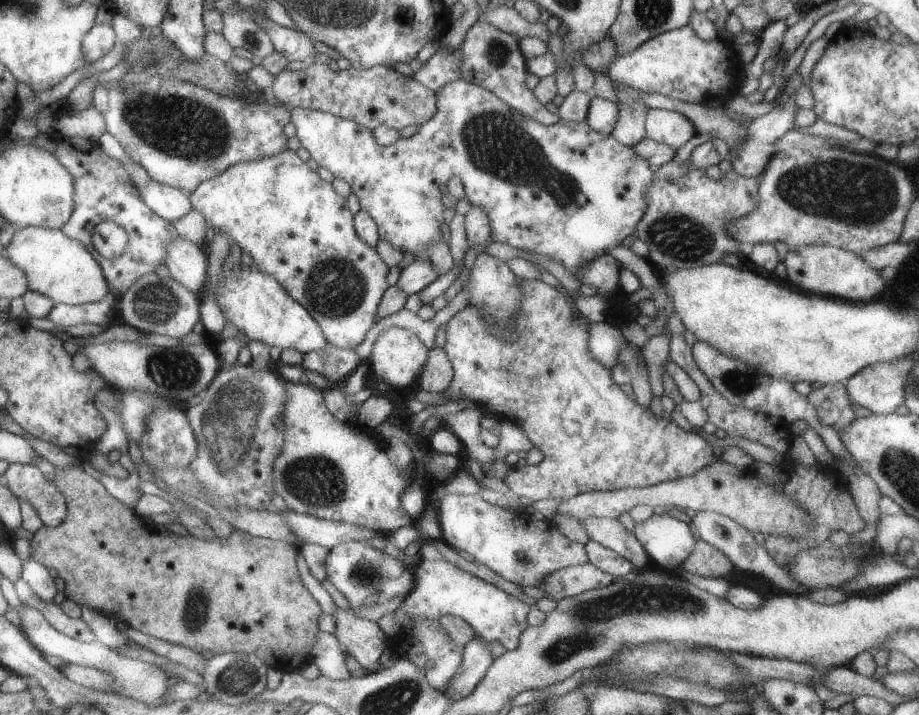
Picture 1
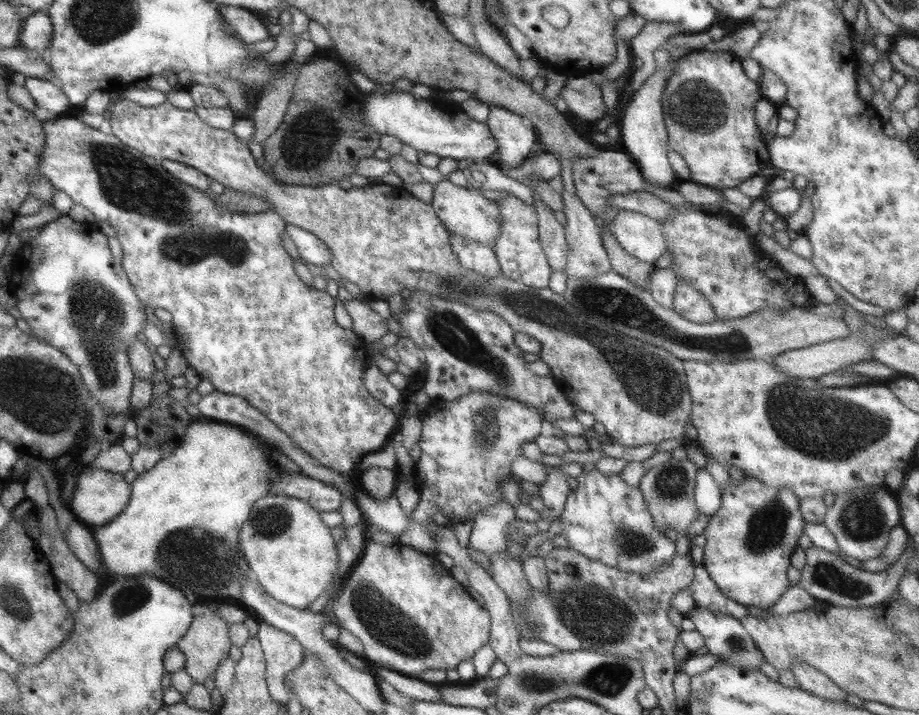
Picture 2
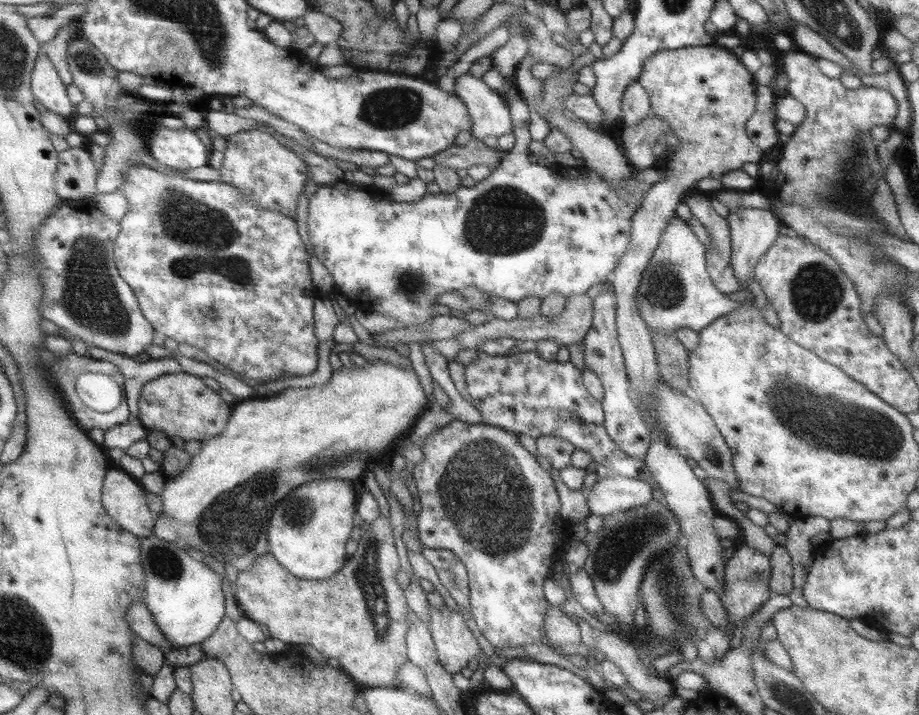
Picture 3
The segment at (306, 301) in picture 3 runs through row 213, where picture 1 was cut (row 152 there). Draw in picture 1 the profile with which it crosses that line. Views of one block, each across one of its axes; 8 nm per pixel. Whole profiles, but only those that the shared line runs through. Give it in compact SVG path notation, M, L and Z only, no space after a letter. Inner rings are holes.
M246 73L236 76L248 92L246 96L222 96L190 81L152 76L149 82L140 84L102 82L94 90L91 104L104 116L107 132L117 138L134 163L147 170L152 181L194 192L201 182L220 176L234 164L276 156L288 148L289 137L284 134L284 127L291 122L290 108L276 96L270 96L269 90L258 87Z

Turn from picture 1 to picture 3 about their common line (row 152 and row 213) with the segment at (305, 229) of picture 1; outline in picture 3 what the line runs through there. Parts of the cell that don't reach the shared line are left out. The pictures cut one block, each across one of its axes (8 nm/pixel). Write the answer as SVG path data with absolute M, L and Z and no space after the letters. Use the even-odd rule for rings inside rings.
M250 128L225 137L226 150L223 153L223 163L219 168L221 181L233 186L244 199L252 201L256 207L268 211L279 212L284 216L296 215L296 208L300 200L300 194L307 183L307 164L294 152L286 148L276 135L265 132L264 128Z

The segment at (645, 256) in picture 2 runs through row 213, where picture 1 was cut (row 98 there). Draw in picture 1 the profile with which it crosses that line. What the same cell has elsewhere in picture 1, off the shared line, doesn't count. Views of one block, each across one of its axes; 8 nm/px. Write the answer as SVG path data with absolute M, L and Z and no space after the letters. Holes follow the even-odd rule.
M613 82L613 87L616 91L616 103L620 112L612 135L624 146L632 147L647 136L646 112L648 112L648 104L644 104L643 91L620 82Z

